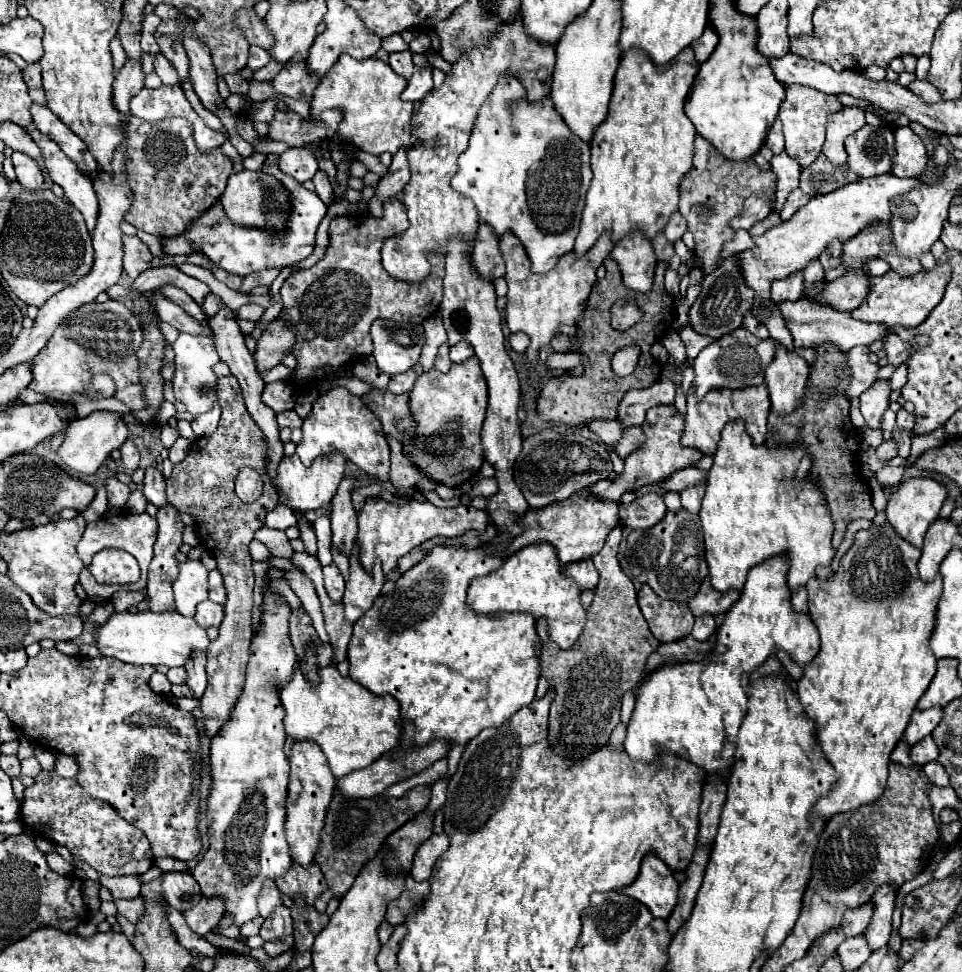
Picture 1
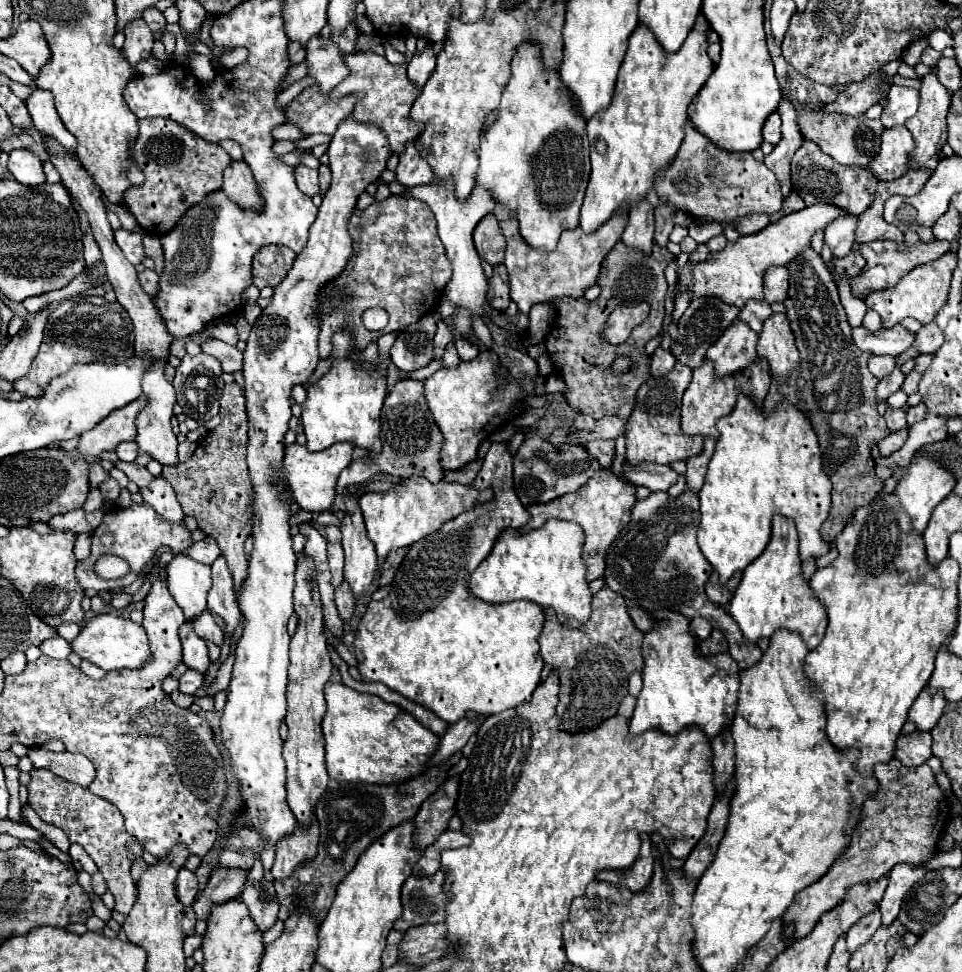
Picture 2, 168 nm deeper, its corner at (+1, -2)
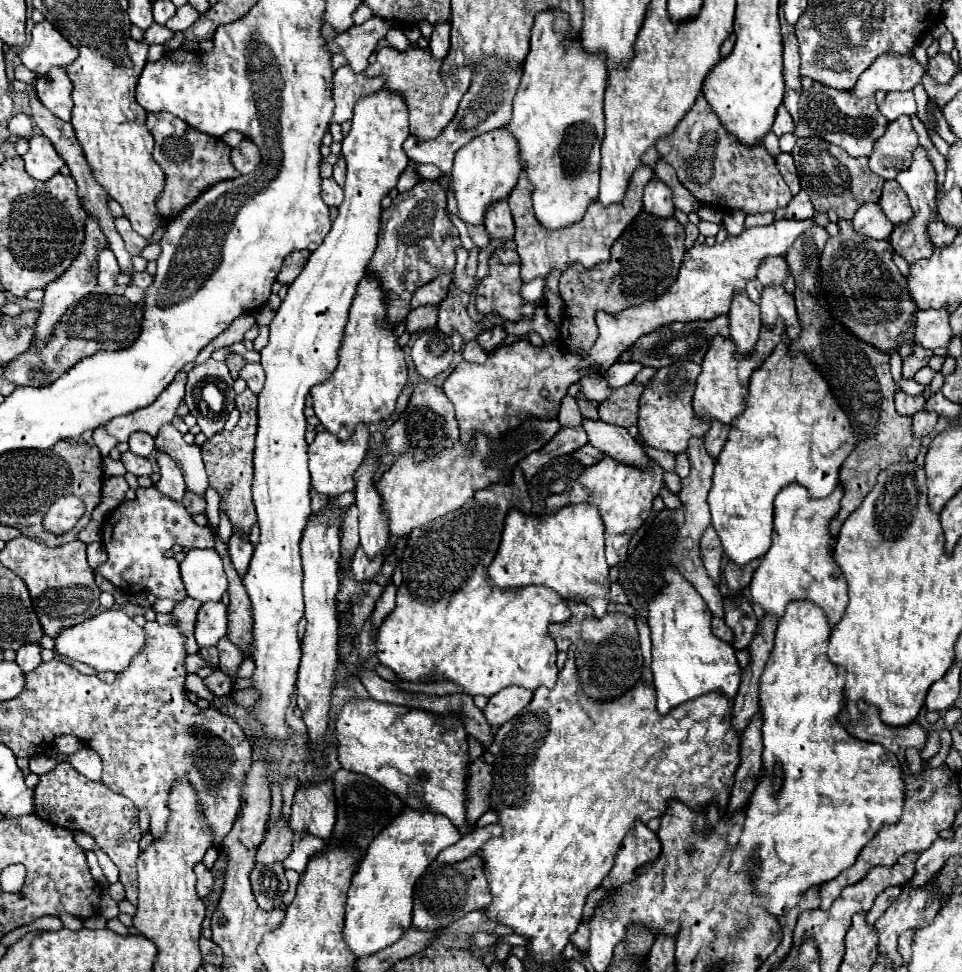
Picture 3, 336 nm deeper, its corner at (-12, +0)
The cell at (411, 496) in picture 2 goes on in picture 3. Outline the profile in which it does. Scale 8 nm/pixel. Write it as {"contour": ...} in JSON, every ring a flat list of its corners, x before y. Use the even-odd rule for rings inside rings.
{"contour":[[528,418,528,422,518,424,516,430,504,432,500,438,492,440,484,436,482,432,474,432,470,444,462,444,456,440,456,444,430,460,414,462,412,452,402,454,390,470,386,470,376,484,378,492,382,494,384,500,384,510,388,512,390,518,390,534,396,538,410,534,418,526,426,526,434,518,454,512,462,508,468,500,472,500,476,490,482,490,490,484,496,484,498,480,504,478,504,468,506,468,506,478,510,476,510,466,514,466,518,460,528,456,534,450,540,450,556,430,560,430,560,422,554,420,540,420,540,418]]}

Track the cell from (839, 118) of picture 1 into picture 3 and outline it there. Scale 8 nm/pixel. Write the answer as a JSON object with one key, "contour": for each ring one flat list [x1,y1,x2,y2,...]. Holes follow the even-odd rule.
{"contour":[[878,56,876,62,860,76,852,92,864,98,876,94,878,90,912,90,920,84,922,76,924,66,918,64,914,56]]}

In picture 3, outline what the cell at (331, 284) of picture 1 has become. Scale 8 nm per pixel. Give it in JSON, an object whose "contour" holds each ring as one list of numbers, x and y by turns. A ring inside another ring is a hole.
{"contour":[[422,180,412,190,398,194,392,200,392,206,382,212,378,238,378,248,368,272,380,278,386,296,386,320,392,326,398,326,410,312,412,294,456,264,454,248,460,246,460,238,446,210,446,188,438,180]]}

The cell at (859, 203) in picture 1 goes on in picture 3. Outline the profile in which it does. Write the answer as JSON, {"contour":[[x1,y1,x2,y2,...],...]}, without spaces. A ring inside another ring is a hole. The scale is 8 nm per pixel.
{"contour":[[776,220,770,226,762,226,762,228,746,228,742,234,738,236,728,236,722,244,694,244,690,250,686,250,684,260,682,260,682,268,678,272,678,278,674,280,674,284,660,294,656,300,648,300,638,306,630,306,624,312,616,312,616,314,606,314,606,312,598,312,596,314,596,326,598,326,598,338,596,344,590,348,590,352,584,354,574,354,574,352,564,351,552,344,544,344,544,346,534,346,530,344,526,338,508,344,508,346,500,346,496,348,492,354,488,354,486,364,472,364,462,360,454,372,446,378,444,382,444,392,450,398,450,402,456,408,456,420,460,424,460,440,464,440,464,444,468,444,472,440,472,434,476,430,488,434,490,438,498,438,502,432,516,428,522,420,536,416,536,418,556,418,558,412,558,404,560,400,566,396,566,390,570,384,578,382,585,374,604,374,618,358,624,350,628,350,640,336,654,332,656,328,668,326,672,322,694,322,694,320,712,320,712,316,720,316,720,314,728,314,730,310,730,302,734,292,742,290,746,286,748,280,756,278,756,270,760,266,760,262,766,256,782,256,786,254,786,250,794,244,794,240,810,230,814,226,814,220,804,220,804,222,796,222,796,220],[548,390,550,396,542,398,540,392]]}

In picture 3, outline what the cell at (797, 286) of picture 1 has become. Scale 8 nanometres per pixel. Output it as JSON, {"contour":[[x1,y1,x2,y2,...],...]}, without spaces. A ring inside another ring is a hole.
{"contour":[[772,256,772,260,764,260,764,264,760,264,760,272,756,274,756,278,762,282,762,286,770,286,770,284,784,284,788,276,788,264,784,258,776,258]]}

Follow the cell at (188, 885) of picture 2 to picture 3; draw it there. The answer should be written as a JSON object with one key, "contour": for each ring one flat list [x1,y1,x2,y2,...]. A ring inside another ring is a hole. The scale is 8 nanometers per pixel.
{"contour":[[196,864,194,866,194,872,198,876,198,882,196,882,196,892,200,898,206,898,210,892,212,892,212,884,214,884,214,878,210,874,210,870,204,866,204,864]]}

